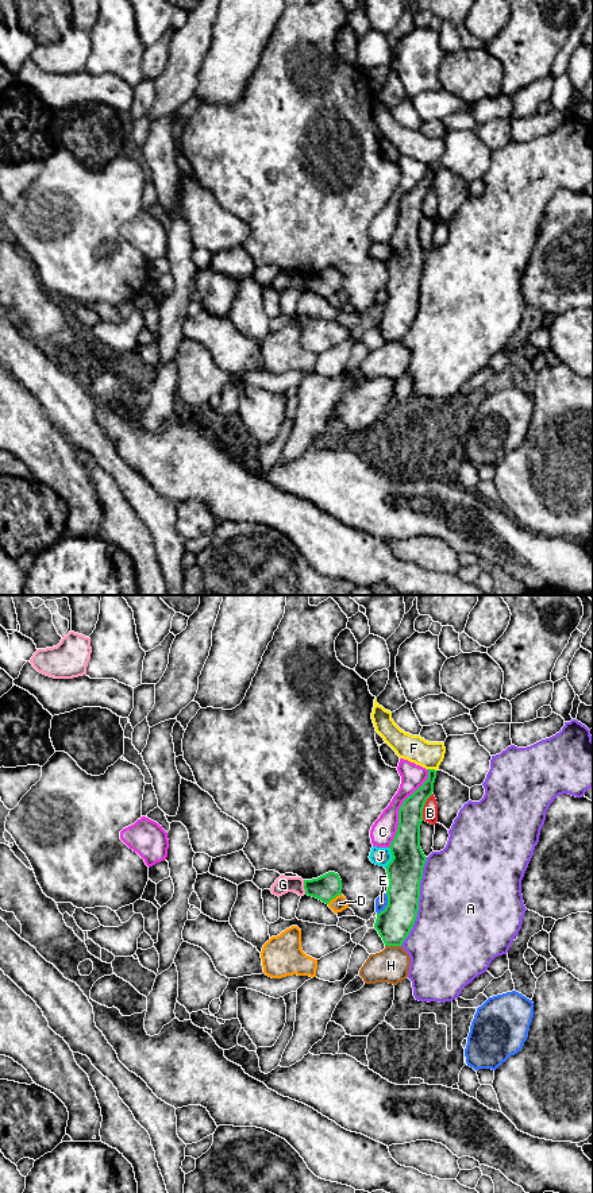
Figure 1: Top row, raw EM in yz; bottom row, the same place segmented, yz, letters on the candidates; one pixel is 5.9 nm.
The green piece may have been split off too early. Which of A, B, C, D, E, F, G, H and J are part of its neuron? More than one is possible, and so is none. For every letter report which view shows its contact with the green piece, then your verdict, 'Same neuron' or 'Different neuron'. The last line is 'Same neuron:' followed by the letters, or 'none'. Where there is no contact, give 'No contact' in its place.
A: Touches green in yz. Different neuron
B: Touches green in yz. Different neuron
C: Touches green in yz. Different neuron
D: Touches green in yz. Different neuron
E: Touches green in yz. Different neuron
F: Touches green in yz. Different neuron
G: Touches green in yz. Different neuron
H: Touches green in yz. Different neuron
J: Touches green in yz. Different neuron
Same neuron: none

